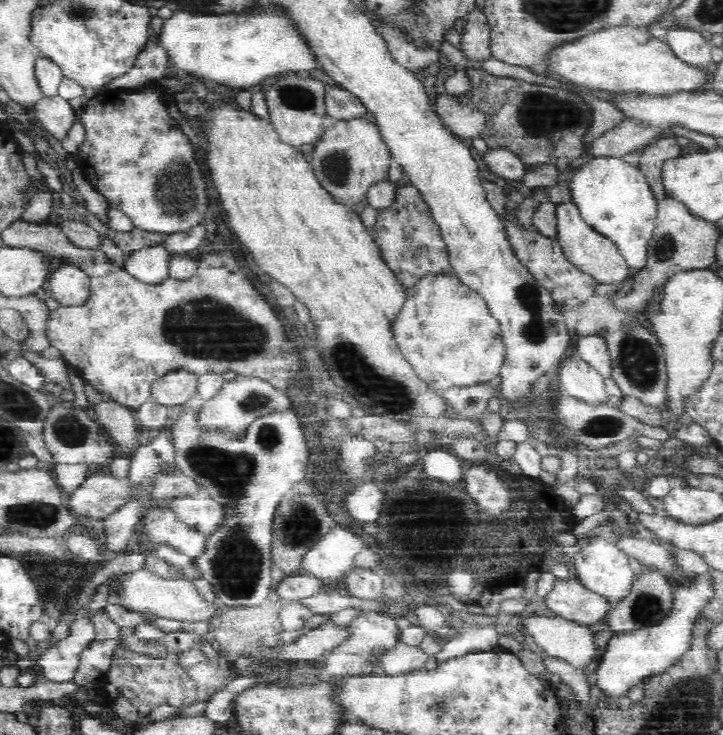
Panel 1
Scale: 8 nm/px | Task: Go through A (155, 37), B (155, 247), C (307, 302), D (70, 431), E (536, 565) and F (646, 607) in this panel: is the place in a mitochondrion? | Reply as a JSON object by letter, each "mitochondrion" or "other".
{"A":"other","B":"other","C":"other","D":"mitochondrion","E":"other","F":"mitochondrion"}

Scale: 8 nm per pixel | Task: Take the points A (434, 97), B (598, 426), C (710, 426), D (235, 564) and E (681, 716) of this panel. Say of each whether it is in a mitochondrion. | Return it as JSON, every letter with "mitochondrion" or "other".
{"A":"other","B":"mitochondrion","C":"other","D":"mitochondrion","E":"mitochondrion"}

